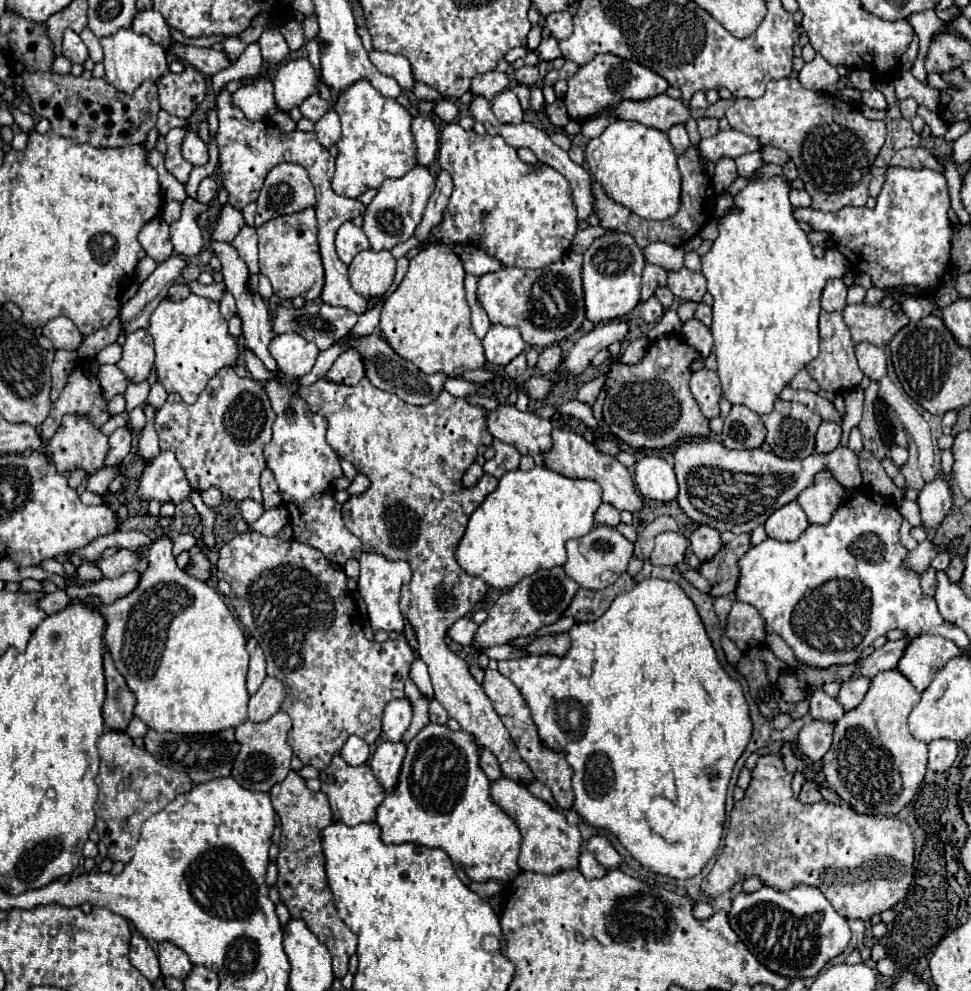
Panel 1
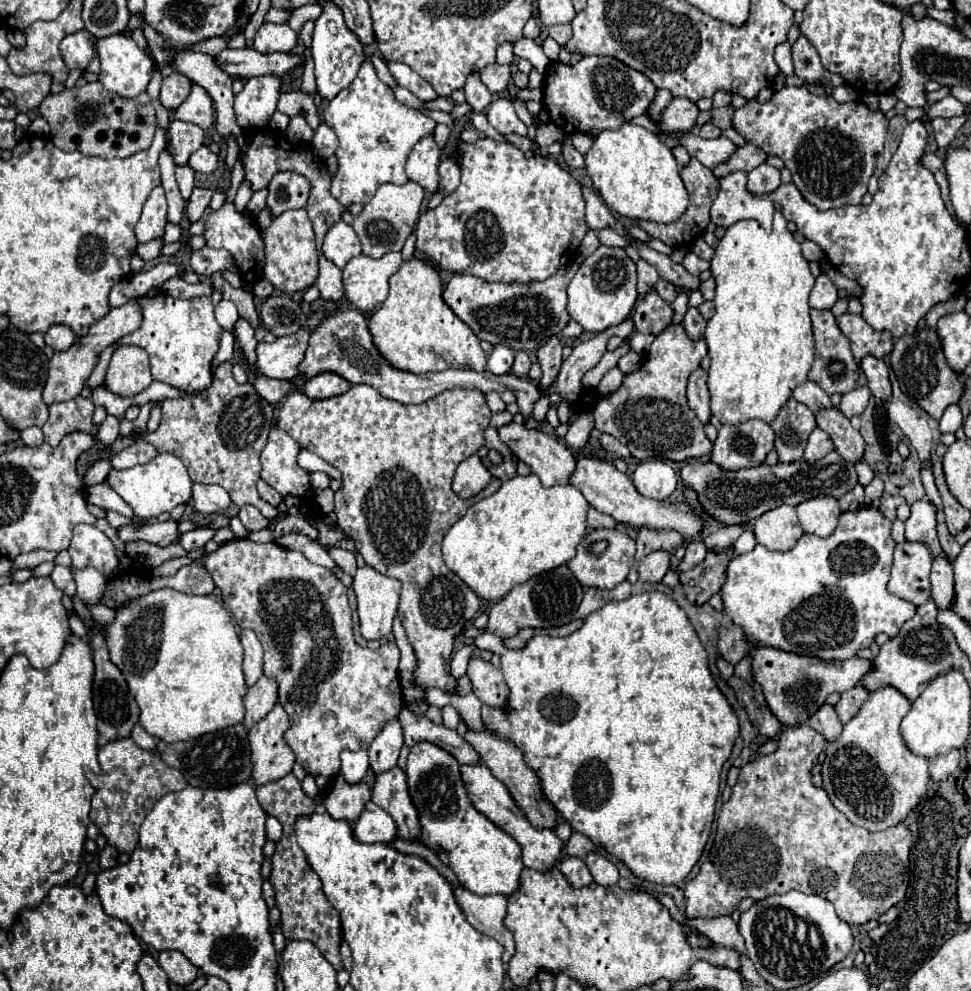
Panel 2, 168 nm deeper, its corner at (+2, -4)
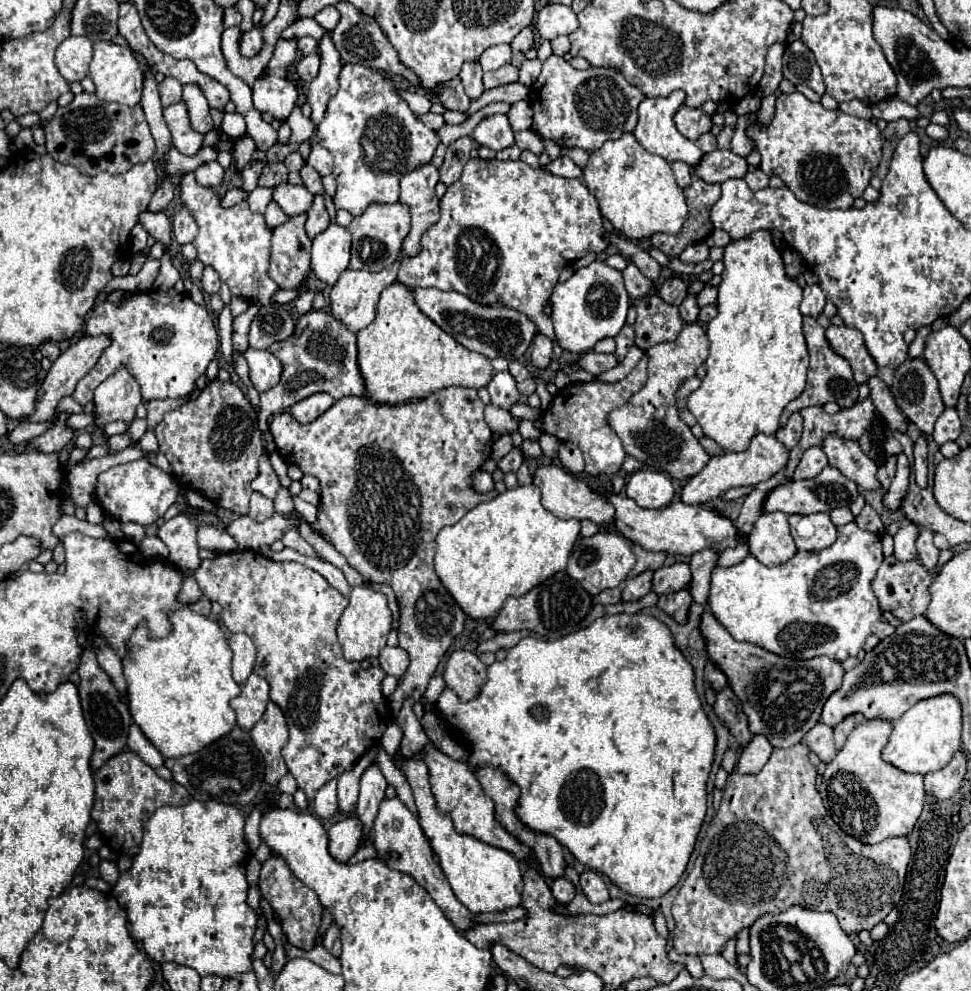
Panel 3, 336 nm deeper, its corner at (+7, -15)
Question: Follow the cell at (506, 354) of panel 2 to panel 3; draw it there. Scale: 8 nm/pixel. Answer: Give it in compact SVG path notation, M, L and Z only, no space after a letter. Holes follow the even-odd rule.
M508 371L494 373L492 381L488 383L488 393L490 393L492 403L502 409L510 409L520 397L520 393L516 389L516 381Z

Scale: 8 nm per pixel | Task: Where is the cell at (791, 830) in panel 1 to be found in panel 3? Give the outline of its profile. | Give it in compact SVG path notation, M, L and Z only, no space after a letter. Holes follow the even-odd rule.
M804 743L788 749L774 749L760 773L742 775L732 771L728 775L720 809L702 839L692 873L688 873L672 903L672 915L676 921L672 941L678 953L722 953L726 941L740 929L750 927L760 915L780 913L792 905L812 911L830 911L836 915L844 933L860 933L878 925L900 901L906 869L912 857L908 839L890 837L876 845L864 845L846 835L830 817L820 793L816 791L816 767L810 763L808 753L810 749ZM756 827L762 831L756 831ZM774 841L782 851L774 851Z

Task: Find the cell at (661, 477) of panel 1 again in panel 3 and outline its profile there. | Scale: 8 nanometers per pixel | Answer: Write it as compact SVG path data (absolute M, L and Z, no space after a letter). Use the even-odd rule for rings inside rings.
M636 471L626 483L626 495L644 509L658 509L672 501L672 479L664 471Z

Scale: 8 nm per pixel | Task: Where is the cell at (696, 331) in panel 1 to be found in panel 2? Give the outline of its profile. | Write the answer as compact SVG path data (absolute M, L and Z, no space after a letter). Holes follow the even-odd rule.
M689 308L689 310L687 310L687 314L685 314L685 318L683 318L683 326L687 328L687 334L689 334L693 340L699 340L699 338L703 336L705 324L707 324L707 322L703 320L703 316L699 314L697 308Z

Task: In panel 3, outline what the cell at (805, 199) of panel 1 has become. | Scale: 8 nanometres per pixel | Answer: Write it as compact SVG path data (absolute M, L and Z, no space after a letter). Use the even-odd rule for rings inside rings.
M758 169L758 171L750 171L750 173L744 177L744 181L748 183L748 187L750 187L752 191L760 191L760 189L766 189L766 187L768 187L768 175L762 173L760 169Z

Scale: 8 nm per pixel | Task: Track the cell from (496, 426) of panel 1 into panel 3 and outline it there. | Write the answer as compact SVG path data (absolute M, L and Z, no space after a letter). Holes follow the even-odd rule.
M538 465L534 471L534 485L542 491L542 505L552 511L556 517L560 519L590 519L598 525L608 525L612 523L612 515L614 515L614 507L598 493L594 493L584 481L576 479L570 471L566 471L562 465Z

